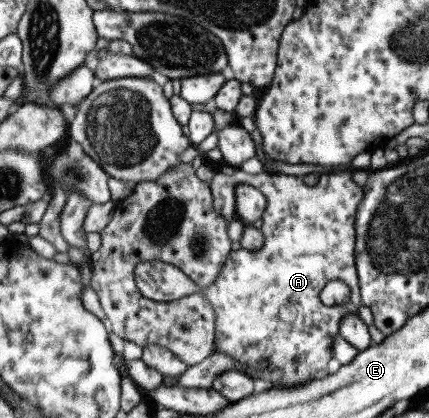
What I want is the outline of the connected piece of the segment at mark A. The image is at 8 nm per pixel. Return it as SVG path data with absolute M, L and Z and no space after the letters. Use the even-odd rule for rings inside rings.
M237 169L231 175L223 175L223 173L215 172L211 182L209 183L211 200L213 201L213 211L221 216L221 218L227 219L227 221L229 221L229 217L234 215L234 187L237 184L249 185L264 195L266 199L266 206L260 217L262 221L260 231L263 234L263 245L261 245L261 247L255 252L247 252L243 249L235 251L231 250L228 255L228 259L225 259L223 265L221 265L221 269L219 269L219 273L217 273L215 281L213 281L211 285L207 285L203 291L199 291L199 287L197 287L195 283L193 283L185 274L183 274L183 272L181 272L177 266L157 260L141 260L141 262L134 264L135 270L133 270L133 277L136 288L138 289L138 293L147 299L152 299L153 301L167 302L175 301L175 299L192 295L195 292L201 292L201 296L203 296L203 298L205 298L205 300L211 304L211 309L213 310L213 314L215 314L215 339L213 341L213 344L215 344L215 352L229 355L231 358L233 358L233 360L235 360L235 362L241 362L241 364L243 364L243 374L249 376L251 379L259 378L269 381L270 383L279 381L281 382L279 383L279 386L282 386L283 389L286 389L286 387L296 387L296 385L302 385L303 383L306 383L307 380L325 375L327 361L329 361L329 358L332 356L331 342L333 342L333 336L335 336L335 334L337 334L339 331L339 322L341 322L341 318L343 318L345 314L349 314L351 312L357 313L358 308L361 305L361 297L358 289L358 281L355 269L355 255L353 255L353 248L355 247L355 231L353 229L353 220L355 220L354 217L355 212L357 212L357 204L359 204L359 200L361 200L363 193L361 187L356 187L352 180L353 179L351 179L350 170L337 173L332 171L320 173L317 177L317 183L315 183L315 185L311 185L311 187L303 183L302 176L272 173L266 170L258 174L245 173L240 169ZM333 279L339 279L341 283L345 283L345 285L347 285L347 289L349 289L349 300L345 300L345 302L339 302L339 304L333 304L333 306L326 306L325 304L321 303L321 300L319 300L319 292L321 289L323 289L323 287L325 287L325 283L329 283L329 281Z

